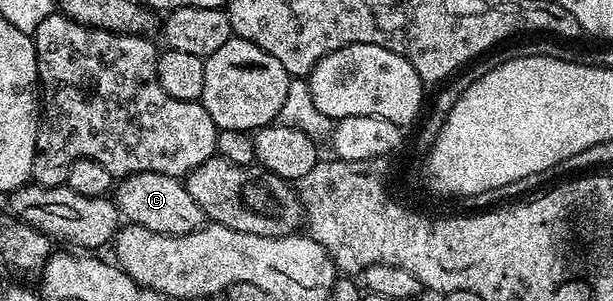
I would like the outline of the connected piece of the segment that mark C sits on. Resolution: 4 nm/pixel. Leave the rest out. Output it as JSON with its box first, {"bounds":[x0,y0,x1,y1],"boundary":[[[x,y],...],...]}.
{"bounds":[112,172,207,234],"boundary":[[[140,172],[128,174],[121,179],[122,182],[113,187],[112,201],[118,206],[119,211],[129,223],[143,226],[152,232],[161,234],[187,234],[193,230],[202,229],[207,221],[207,216],[188,196],[188,188],[185,181],[173,178],[167,174],[156,172]]]}

